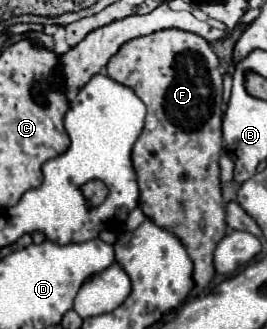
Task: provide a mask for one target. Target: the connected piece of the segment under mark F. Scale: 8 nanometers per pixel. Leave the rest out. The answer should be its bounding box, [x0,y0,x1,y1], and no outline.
[107,29,225,295]

